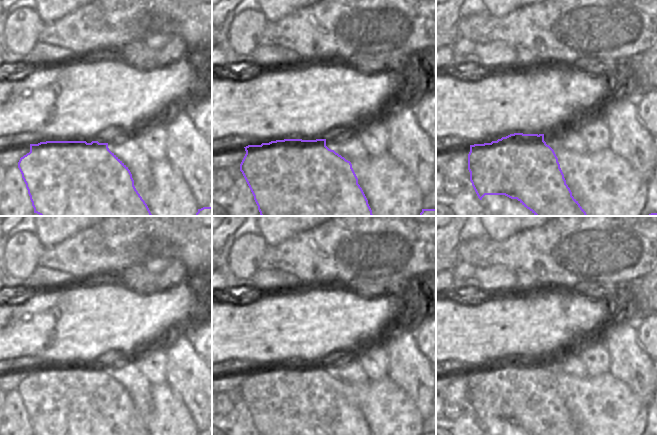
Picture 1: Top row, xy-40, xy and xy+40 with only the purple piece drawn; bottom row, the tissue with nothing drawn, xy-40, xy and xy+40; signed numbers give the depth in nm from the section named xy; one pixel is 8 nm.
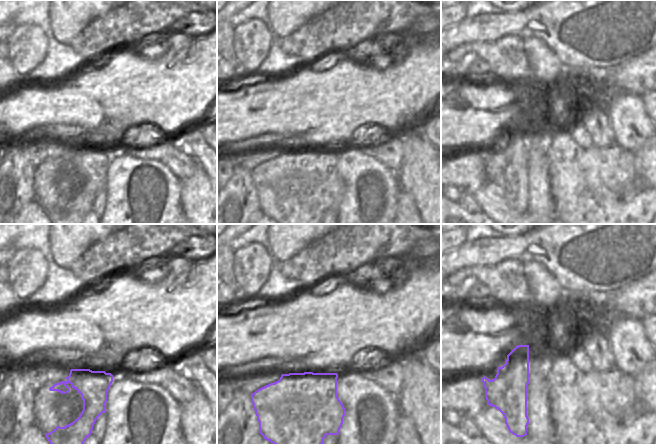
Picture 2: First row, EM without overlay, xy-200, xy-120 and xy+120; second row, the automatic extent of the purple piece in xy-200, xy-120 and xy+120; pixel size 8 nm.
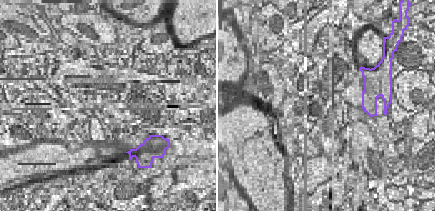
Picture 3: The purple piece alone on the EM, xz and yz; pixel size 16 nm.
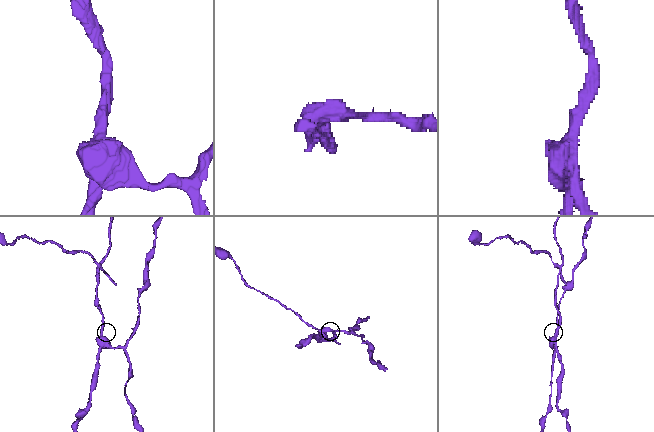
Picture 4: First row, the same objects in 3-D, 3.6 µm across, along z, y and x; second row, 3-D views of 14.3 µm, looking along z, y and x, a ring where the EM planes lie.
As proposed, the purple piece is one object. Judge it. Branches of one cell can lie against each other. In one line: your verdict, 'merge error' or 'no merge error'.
merge error

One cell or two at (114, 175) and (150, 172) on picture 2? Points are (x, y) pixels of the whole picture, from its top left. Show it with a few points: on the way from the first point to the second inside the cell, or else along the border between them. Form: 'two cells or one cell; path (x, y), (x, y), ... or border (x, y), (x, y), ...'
one cell; path (123, 175), (141, 175)

